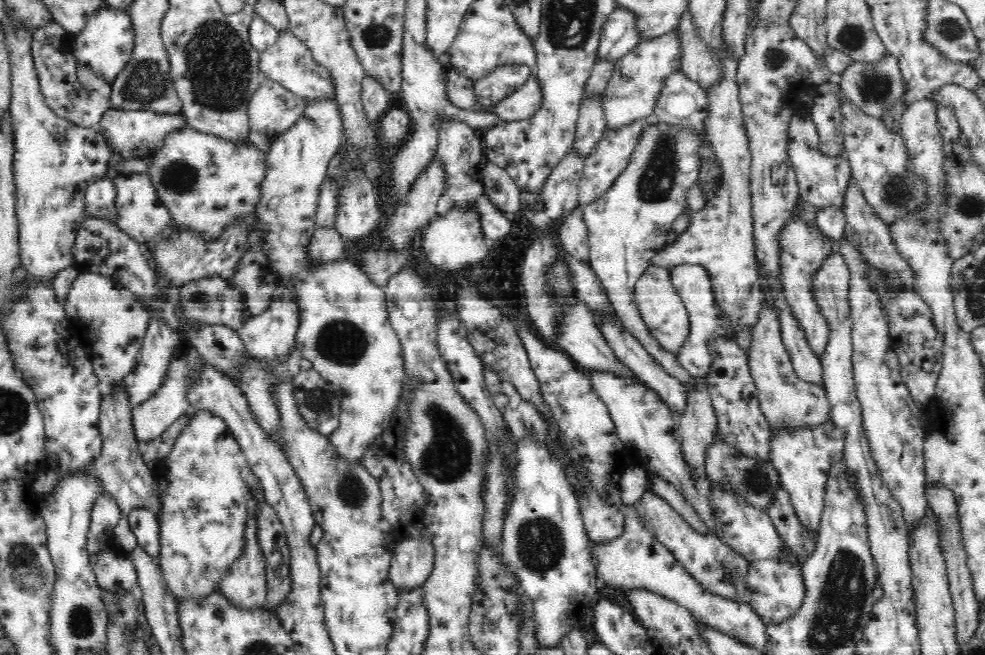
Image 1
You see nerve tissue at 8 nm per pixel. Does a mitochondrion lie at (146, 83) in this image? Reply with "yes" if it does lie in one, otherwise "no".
yes

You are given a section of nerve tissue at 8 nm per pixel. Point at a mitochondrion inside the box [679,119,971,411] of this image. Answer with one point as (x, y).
(895, 190)

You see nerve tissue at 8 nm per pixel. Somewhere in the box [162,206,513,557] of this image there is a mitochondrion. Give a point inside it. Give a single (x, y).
(447, 457)

